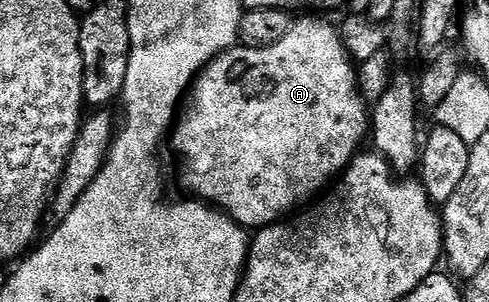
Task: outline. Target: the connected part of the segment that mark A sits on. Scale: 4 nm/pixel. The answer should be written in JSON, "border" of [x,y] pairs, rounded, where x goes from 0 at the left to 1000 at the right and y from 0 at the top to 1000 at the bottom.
{"border":[[[661,53],[613,60],[620,60],[613,73],[611,63],[597,70],[591,119],[583,119],[583,132],[575,132],[566,146],[556,152],[483,146],[472,162],[446,179],[391,275],[391,291],[378,315],[378,334],[364,368],[356,421],[346,444],[346,483],[352,483],[374,520],[374,603],[391,626],[384,632],[401,656],[425,675],[438,675],[499,755],[550,748],[556,735],[585,725],[597,702],[609,699],[622,675],[634,672],[671,606],[691,593],[693,579],[710,560],[720,523],[736,507],[740,483],[734,480],[740,477],[742,457],[746,470],[755,444],[755,351],[734,305],[730,219],[710,182],[695,89],[687,76],[683,86],[681,76],[667,73],[661,63],[667,56]]]}

